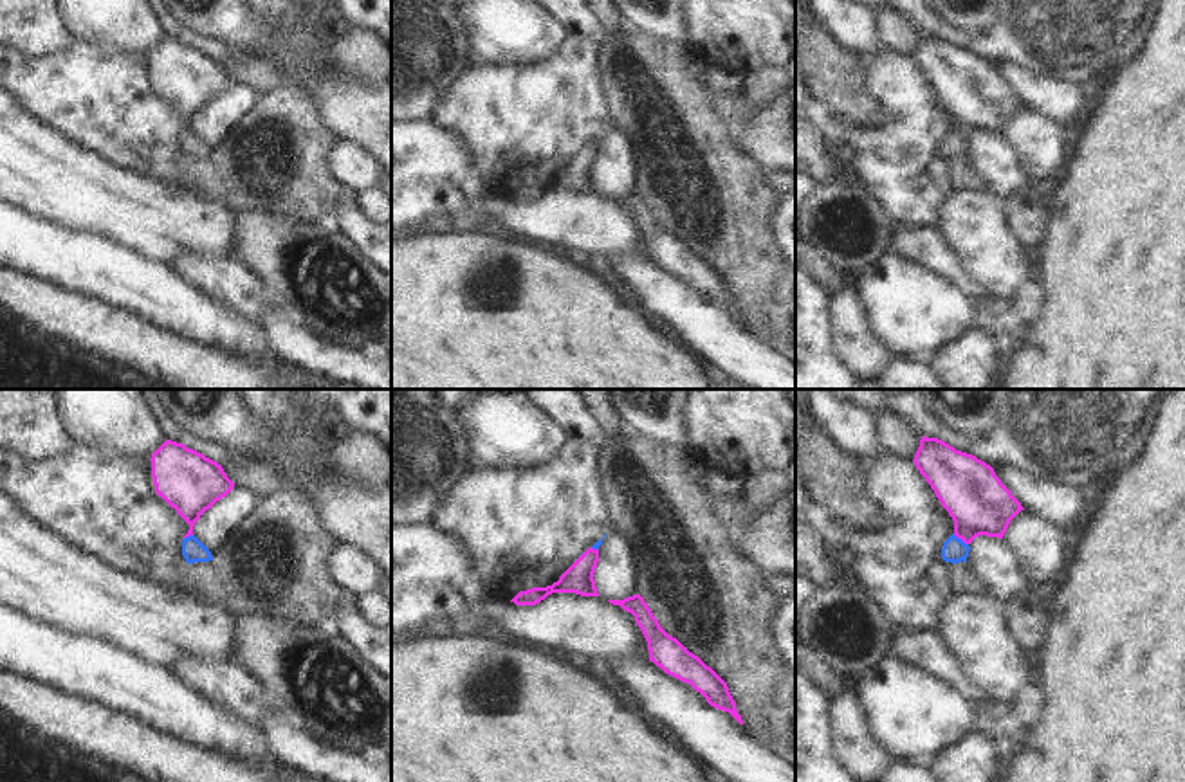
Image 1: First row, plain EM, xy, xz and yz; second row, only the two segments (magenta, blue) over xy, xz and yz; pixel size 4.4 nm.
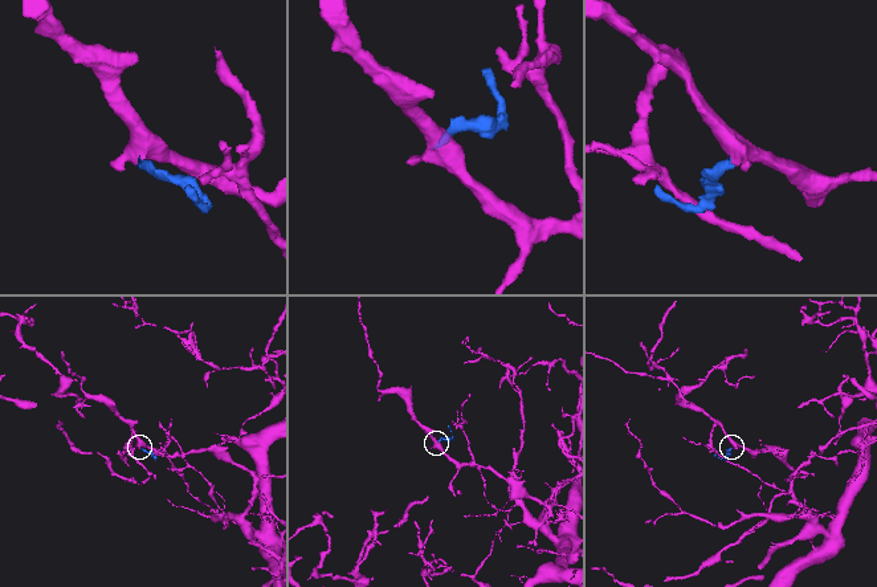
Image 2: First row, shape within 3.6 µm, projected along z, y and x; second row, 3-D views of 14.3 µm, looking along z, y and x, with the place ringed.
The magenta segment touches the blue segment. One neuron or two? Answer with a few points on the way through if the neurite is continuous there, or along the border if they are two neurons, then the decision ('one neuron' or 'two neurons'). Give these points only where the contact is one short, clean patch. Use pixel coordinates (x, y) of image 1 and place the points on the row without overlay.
way yz (976, 96), (976, 107), (960, 134), (955, 146); one neuron

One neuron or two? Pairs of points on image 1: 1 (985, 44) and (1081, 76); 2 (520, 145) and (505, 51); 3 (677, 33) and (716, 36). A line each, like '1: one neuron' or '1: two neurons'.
1: one neuron
2: two neurons
3: two neurons

